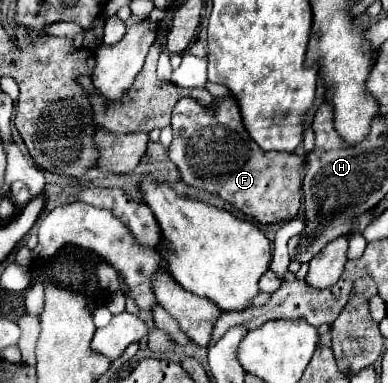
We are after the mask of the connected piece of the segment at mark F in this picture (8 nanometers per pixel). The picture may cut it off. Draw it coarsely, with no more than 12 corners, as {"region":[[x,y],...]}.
{"region":[[180,99],[180,177],[262,225],[302,207],[306,157],[264,153],[234,99]]}

